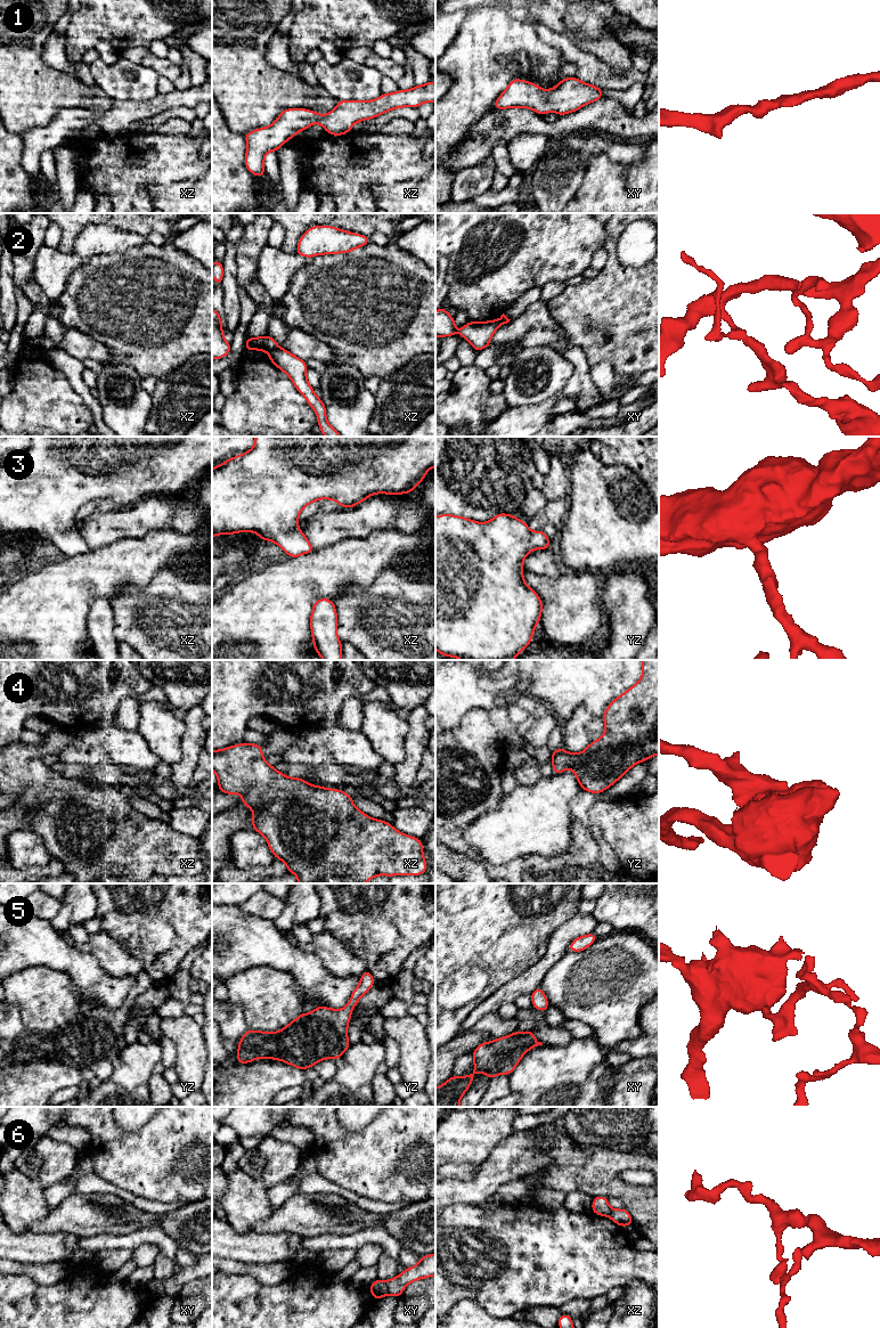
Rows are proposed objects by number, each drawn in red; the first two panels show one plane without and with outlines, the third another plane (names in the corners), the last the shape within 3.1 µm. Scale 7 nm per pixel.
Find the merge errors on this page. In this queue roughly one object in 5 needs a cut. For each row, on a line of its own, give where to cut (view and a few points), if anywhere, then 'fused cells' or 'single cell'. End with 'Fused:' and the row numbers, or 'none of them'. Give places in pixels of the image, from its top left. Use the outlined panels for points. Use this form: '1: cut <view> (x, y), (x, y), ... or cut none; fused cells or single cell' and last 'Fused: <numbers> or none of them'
1: cut none; single cell
2: cut xz (277, 347), (269, 352); fused cells
3: cut none; single cell
4: cut none; single cell
5: cut none; single cell
6: cut xy (385, 1281), (389, 1293); fused cells
Fused: 2, 6

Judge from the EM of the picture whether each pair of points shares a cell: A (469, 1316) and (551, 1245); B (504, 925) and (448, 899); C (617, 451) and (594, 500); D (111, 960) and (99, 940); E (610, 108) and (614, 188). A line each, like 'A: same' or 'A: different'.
A: different
B: same
C: different
D: same
E: different

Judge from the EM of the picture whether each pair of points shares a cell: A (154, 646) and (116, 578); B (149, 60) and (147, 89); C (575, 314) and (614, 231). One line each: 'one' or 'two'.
A: two
B: two
C: one

